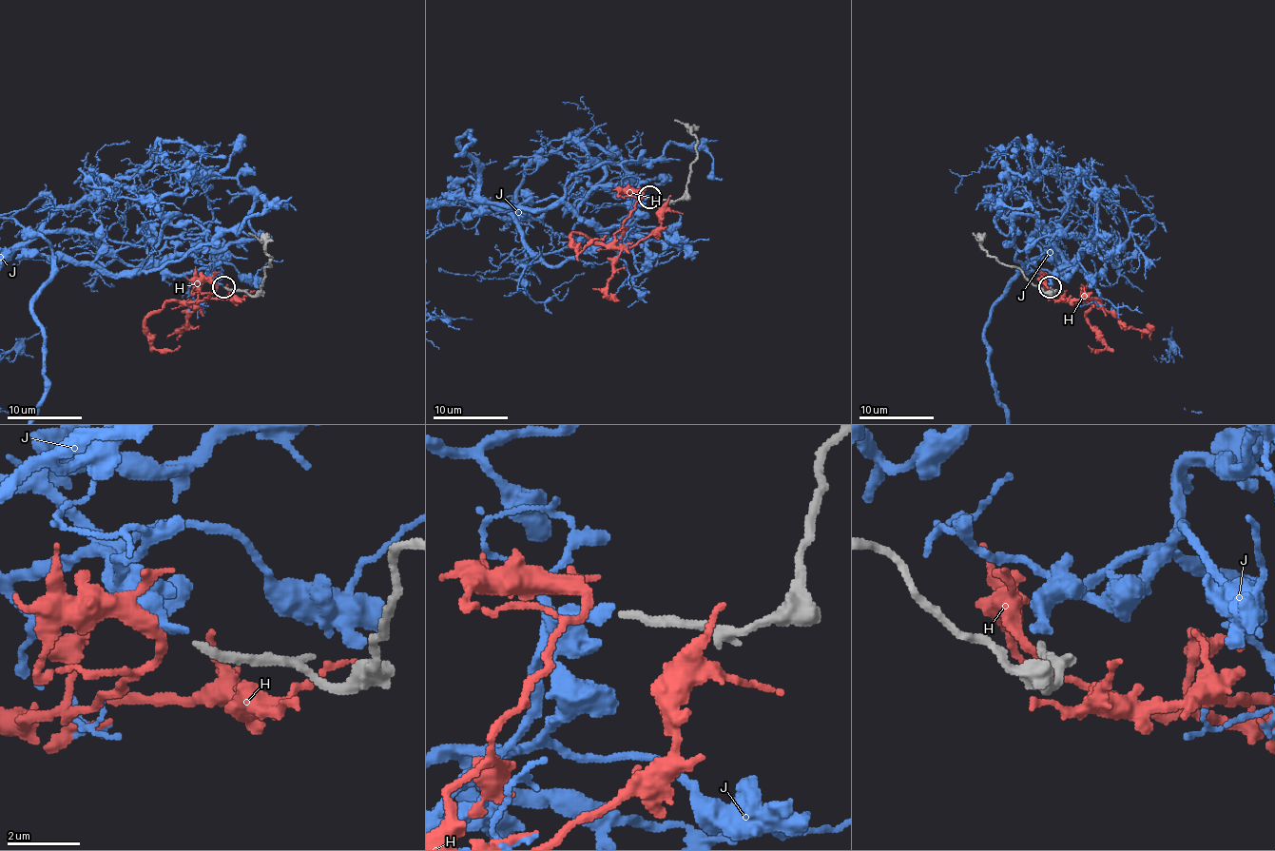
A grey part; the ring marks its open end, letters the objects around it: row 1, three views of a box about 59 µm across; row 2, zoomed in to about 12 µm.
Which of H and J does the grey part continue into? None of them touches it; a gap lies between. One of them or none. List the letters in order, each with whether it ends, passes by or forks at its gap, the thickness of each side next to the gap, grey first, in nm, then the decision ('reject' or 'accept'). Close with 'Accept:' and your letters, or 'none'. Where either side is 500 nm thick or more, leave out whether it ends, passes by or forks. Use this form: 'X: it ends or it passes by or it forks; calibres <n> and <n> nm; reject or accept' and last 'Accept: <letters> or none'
H: it passes by; calibres 220 and 240 nm; reject
J: it ends; calibres 220 and 280 nm; reject
Accept: none

